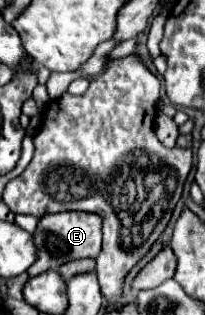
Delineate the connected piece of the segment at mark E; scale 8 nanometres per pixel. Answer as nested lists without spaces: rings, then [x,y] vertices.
[[[63,211],[63,213],[49,213],[39,219],[37,231],[33,233],[39,249],[37,263],[27,271],[29,277],[45,273],[49,269],[59,269],[63,263],[73,259],[95,259],[101,251],[101,215],[85,213],[85,211]]]

